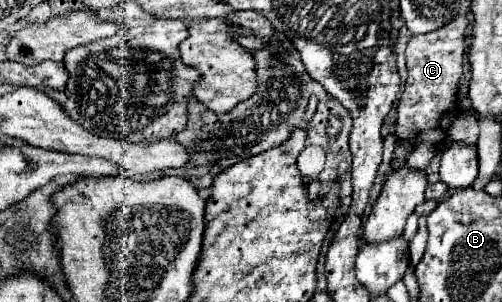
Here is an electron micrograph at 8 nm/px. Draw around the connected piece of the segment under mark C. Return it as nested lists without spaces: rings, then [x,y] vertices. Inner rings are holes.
[[[456,16],[434,32],[410,38],[406,48],[408,80],[402,98],[398,102],[398,122],[396,122],[398,124],[396,134],[402,140],[410,138],[412,144],[428,140],[436,144],[446,136],[450,122],[458,116],[456,110],[452,110],[452,106],[458,90],[458,80],[464,70],[462,60],[466,54],[466,44],[464,44],[466,28],[468,20],[464,16]],[[410,130],[414,132],[410,134]]]

